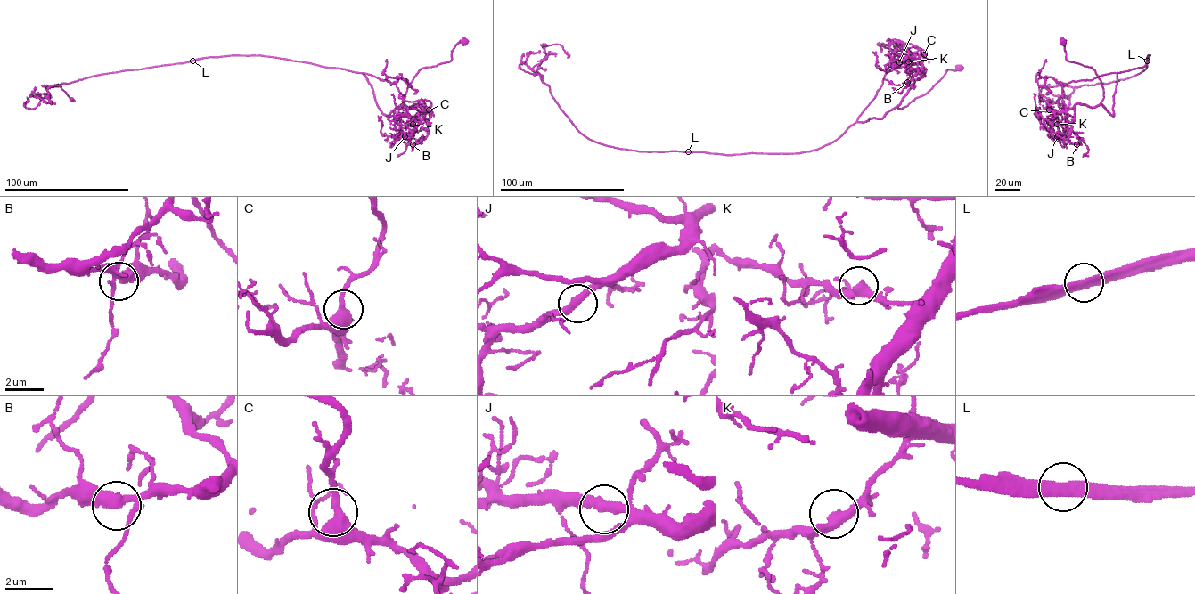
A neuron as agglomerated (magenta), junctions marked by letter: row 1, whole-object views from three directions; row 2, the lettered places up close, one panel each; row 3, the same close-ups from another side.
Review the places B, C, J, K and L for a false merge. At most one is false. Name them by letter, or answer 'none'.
L

